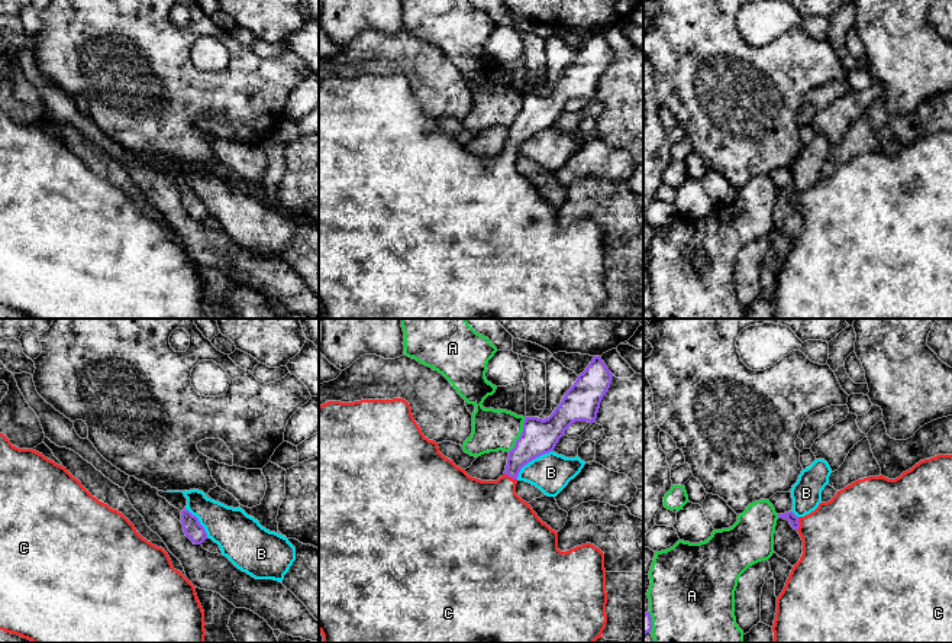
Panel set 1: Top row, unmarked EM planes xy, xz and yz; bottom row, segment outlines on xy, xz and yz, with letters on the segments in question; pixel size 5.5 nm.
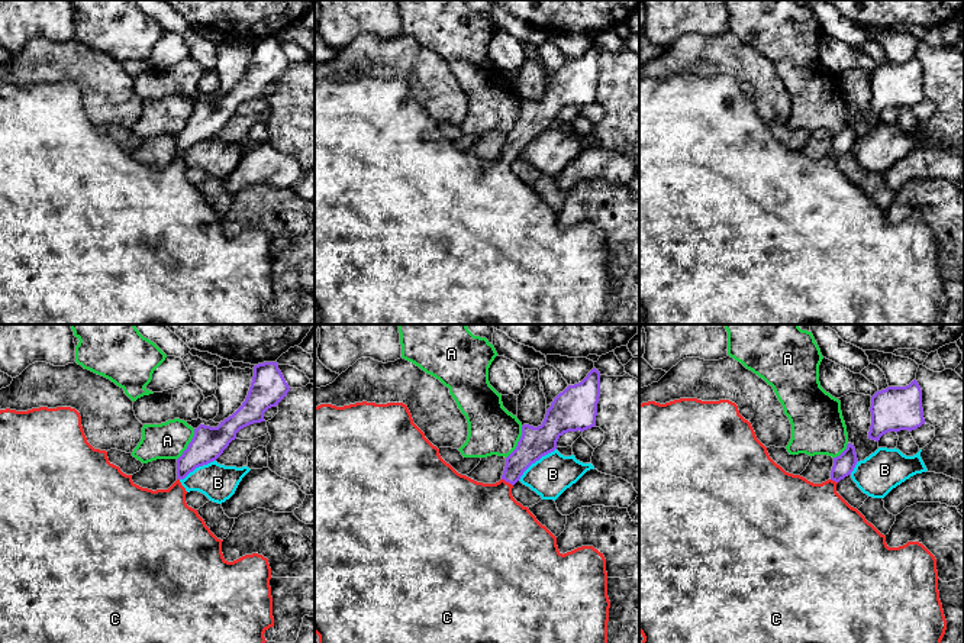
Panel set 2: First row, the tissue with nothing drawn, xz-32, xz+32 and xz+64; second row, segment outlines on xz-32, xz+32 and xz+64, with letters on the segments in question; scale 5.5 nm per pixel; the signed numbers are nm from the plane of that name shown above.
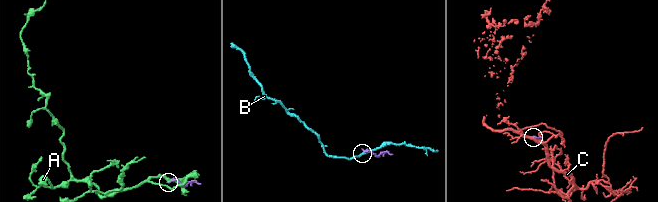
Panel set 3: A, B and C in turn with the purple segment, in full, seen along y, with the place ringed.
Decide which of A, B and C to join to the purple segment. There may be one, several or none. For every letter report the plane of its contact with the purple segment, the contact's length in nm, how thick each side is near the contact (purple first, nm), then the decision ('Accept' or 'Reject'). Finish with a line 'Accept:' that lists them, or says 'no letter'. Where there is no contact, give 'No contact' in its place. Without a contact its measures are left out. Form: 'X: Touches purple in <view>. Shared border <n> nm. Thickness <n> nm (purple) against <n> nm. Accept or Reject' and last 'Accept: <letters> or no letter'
A: Touches purple in xz. Shared border 220 nm. Thickness 190 nm (purple) against 240 nm. Reject
B: Touches purple in xz. Shared border 260 nm. Thickness 190 nm (purple) against 220 nm. Reject
C: Touches purple in yz. Shared border 80 nm. Thickness 50 nm (purple) against 440 nm. Accept
Accept: C

